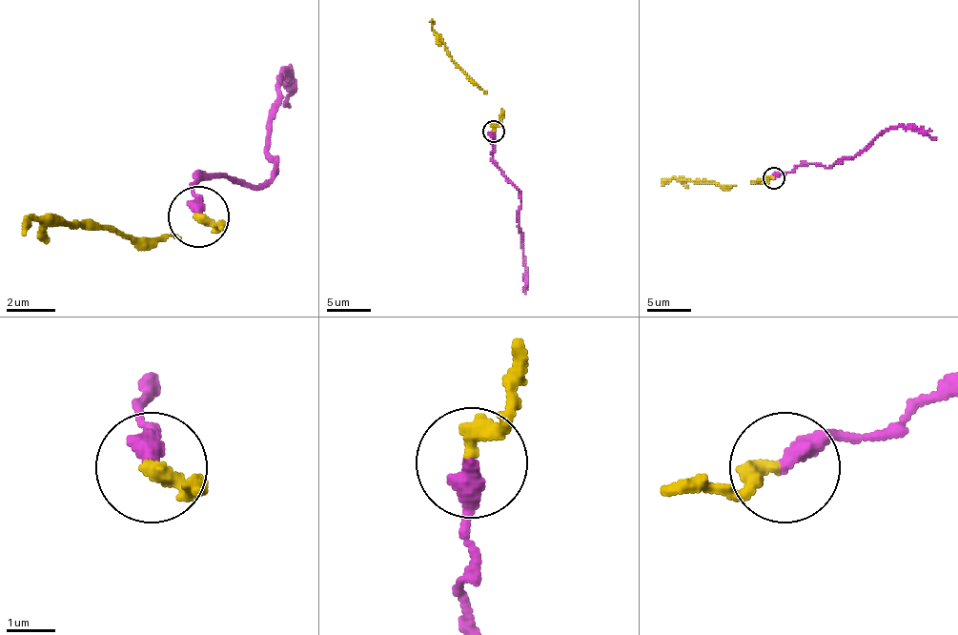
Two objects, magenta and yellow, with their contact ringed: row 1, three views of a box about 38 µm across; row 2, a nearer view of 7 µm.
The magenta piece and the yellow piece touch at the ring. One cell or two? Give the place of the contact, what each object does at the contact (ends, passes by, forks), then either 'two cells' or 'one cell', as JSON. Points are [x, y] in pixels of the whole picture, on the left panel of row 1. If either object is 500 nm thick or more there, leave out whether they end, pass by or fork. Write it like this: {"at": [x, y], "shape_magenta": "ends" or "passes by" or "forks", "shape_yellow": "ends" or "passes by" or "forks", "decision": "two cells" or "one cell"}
{"at": [198, 216], "shape_magenta": "ends", "shape_yellow": "ends", "decision": "one cell"}

